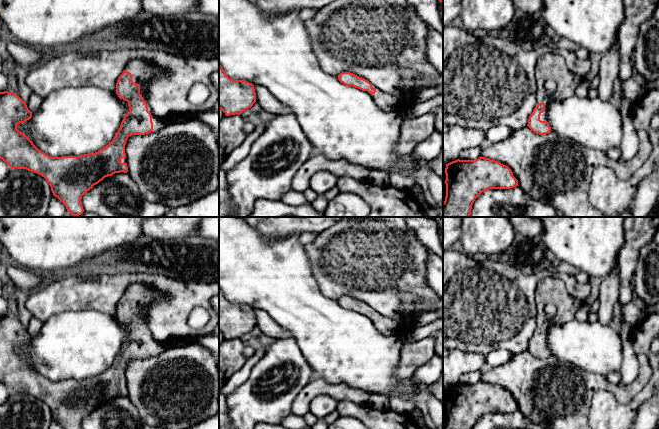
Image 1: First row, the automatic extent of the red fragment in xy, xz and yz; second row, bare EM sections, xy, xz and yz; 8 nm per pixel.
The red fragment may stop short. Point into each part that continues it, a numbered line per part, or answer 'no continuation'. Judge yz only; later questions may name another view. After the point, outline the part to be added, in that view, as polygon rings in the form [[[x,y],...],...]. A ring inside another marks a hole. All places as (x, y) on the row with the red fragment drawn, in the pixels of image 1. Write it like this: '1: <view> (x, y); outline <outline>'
1: yz (551, 66); outline [[[547,52],[537,60],[535,78],[537,85],[536,107],[538,103],[545,104],[545,110],[541,113],[540,120],[547,122],[548,117],[546,110],[548,101],[550,99],[563,101],[575,95],[576,88],[582,79],[580,75],[574,74],[568,69],[561,55],[554,52]],[[548,80],[556,83],[556,89],[554,91],[546,89],[545,83]]]

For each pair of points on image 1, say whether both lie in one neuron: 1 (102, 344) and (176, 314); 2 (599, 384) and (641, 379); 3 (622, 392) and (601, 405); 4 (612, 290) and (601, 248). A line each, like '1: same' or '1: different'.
1: different
2: same
3: different
4: different

